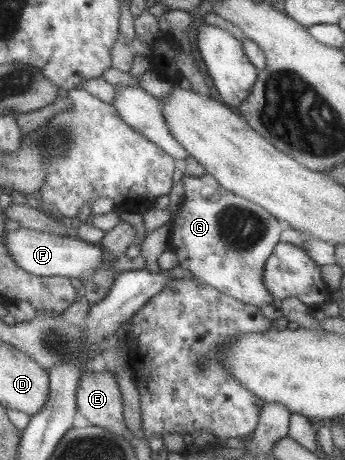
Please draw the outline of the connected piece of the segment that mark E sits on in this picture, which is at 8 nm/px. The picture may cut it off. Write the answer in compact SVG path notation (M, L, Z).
M92 371L79 378L75 394L77 412L94 425L116 435L128 432L123 421L123 401L114 375Z

